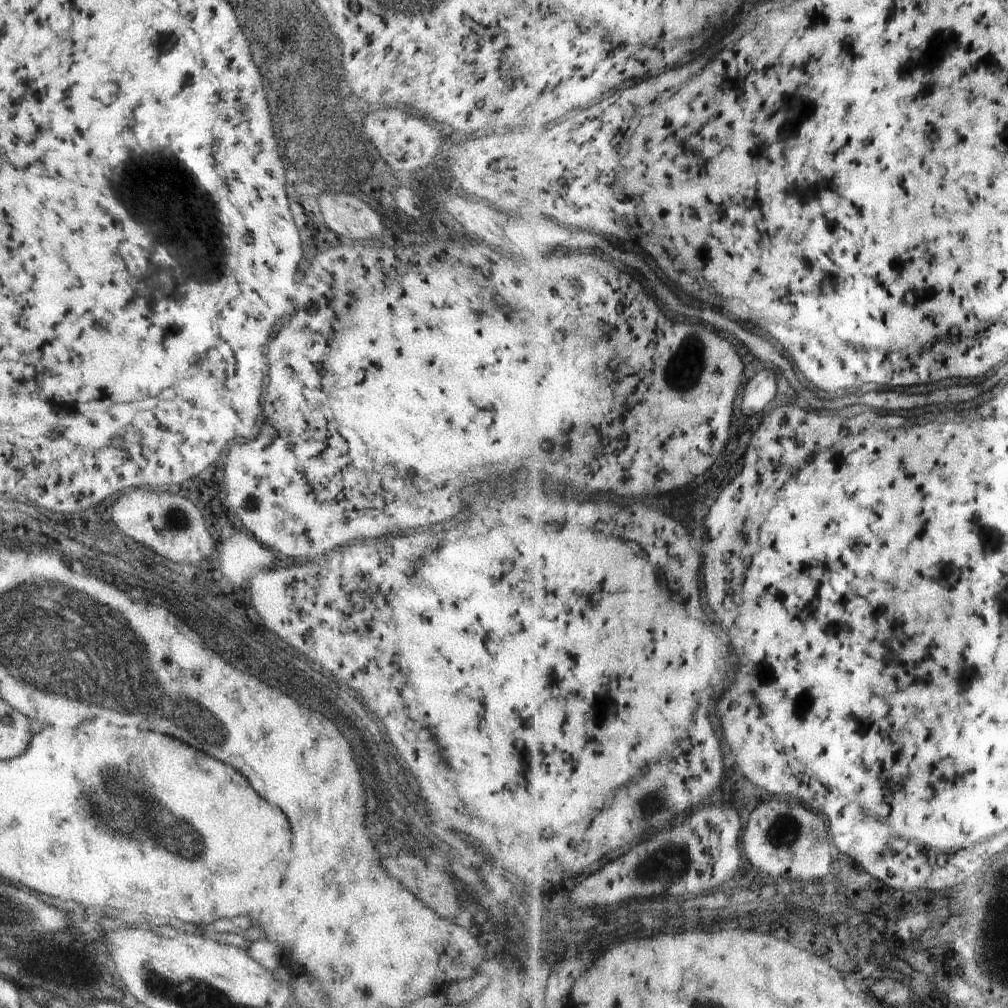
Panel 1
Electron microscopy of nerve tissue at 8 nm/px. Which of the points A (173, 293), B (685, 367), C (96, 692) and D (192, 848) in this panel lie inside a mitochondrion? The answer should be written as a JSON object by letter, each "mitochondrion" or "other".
{"A":"other","B":"mitochondrion","C":"mitochondrion","D":"mitochondrion"}

